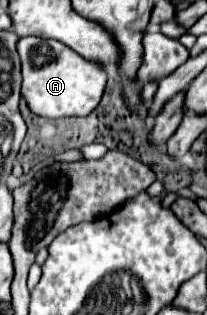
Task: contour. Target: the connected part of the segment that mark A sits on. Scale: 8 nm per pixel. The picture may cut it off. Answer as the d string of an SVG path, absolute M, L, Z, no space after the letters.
M19 37L17 51L21 57L23 73L21 95L27 101L31 113L47 119L85 117L99 105L107 73L97 63L83 59L81 55L77 55L55 39Z

